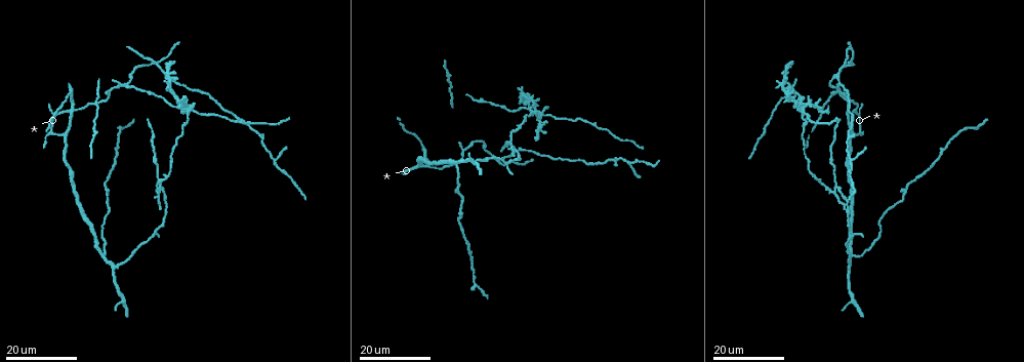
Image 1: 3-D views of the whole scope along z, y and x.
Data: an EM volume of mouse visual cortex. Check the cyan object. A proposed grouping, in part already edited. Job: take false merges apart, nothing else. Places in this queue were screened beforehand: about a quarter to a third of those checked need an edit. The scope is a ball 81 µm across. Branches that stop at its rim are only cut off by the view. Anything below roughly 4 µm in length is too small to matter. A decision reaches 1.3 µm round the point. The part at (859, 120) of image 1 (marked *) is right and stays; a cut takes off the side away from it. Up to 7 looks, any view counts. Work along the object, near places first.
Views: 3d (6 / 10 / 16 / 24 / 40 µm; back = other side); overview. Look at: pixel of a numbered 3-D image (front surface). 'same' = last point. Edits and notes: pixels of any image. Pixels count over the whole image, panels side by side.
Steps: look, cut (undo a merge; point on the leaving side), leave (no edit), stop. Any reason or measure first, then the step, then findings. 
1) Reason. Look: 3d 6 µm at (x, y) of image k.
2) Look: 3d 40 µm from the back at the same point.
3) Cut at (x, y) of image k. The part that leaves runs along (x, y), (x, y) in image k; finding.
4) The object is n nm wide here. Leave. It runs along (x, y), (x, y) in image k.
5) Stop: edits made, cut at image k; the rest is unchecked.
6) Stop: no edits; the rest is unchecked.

Three arms meet. Look: 3d 24 µm at (860, 128) of image 1.

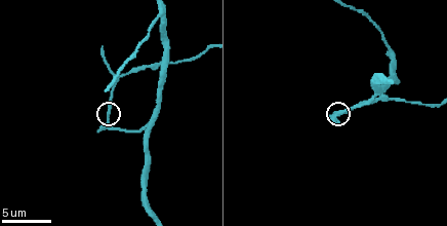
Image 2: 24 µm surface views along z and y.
Look: 3d 10 µm at (109, 118) of image 2.

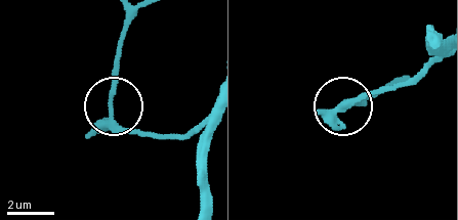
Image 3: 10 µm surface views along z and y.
Leave. Continuous, no second neuron.

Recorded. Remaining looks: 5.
Looks like a crossing. Look: 3d 24 µm at (847, 62) of image 1.

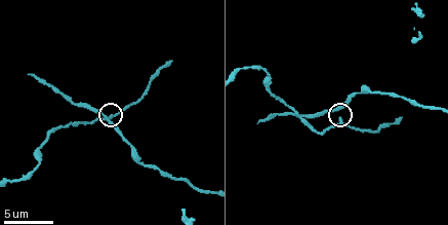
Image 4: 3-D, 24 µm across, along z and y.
Look: 3d 10 µm at (340, 120) of image 4.

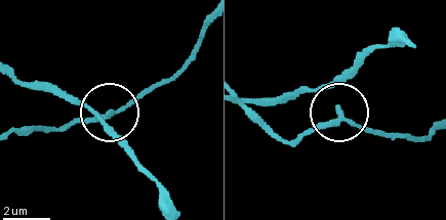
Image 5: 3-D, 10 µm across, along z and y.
The side arm is 10 µm long. Leave. It runs along (243, 104), (290, 141), (337, 114), (389, 139) in image 5; all the same neuron.

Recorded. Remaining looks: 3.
A fork. Look: 3d 24 µm at (455, 165) of image 1.

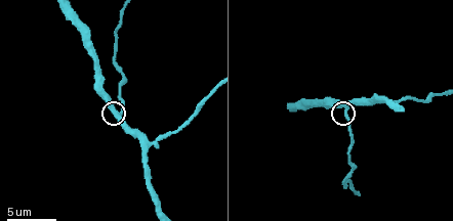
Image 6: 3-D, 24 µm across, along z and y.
Look: 3d 6 µm at (346, 112) of image 6.

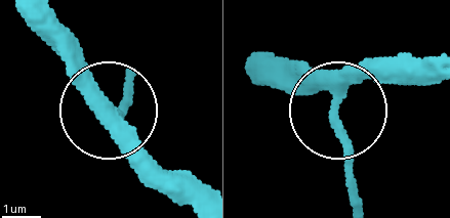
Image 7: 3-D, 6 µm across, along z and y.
Leave. It runs along (255, 80), (324, 89), (353, 204) in image 7; one neuron here.

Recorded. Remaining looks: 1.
Stop: no edits; the rest is unchecked.

